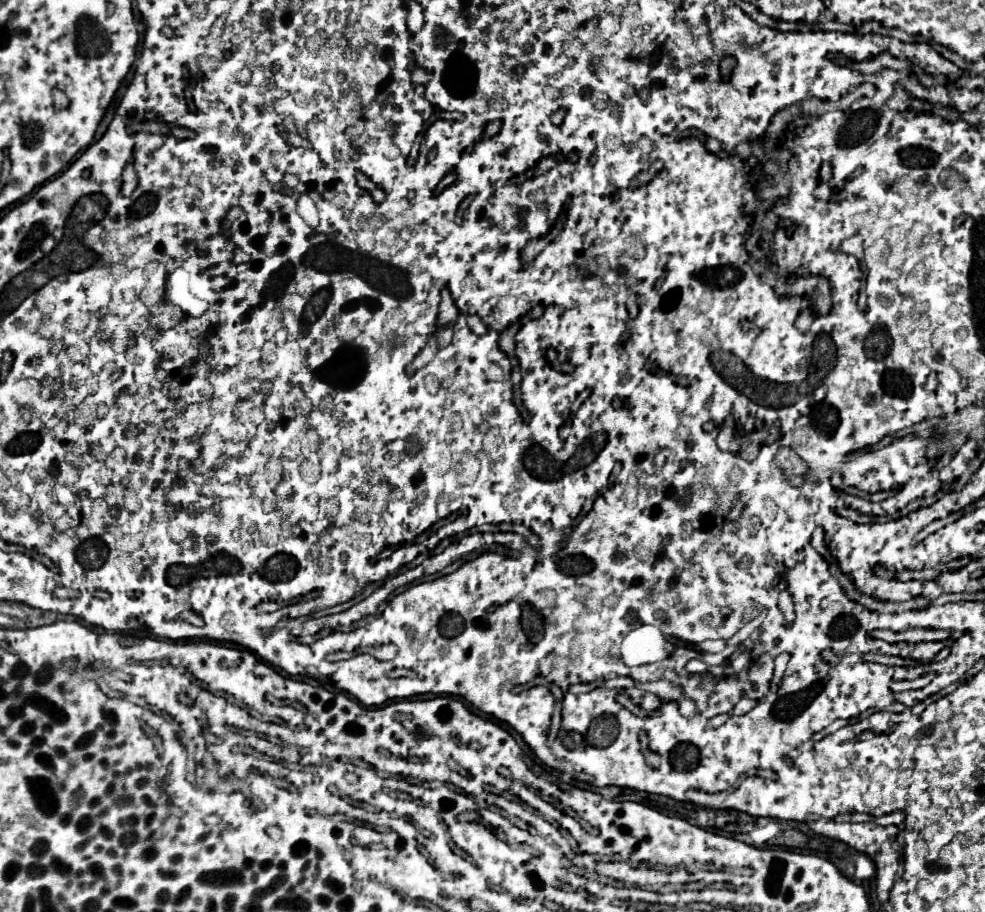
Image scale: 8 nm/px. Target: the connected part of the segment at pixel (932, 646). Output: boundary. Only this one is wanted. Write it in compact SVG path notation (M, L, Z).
M940 641L917 643L914 645L914 648L911 652L911 658L916 661L928 662L945 646L946 644Z

